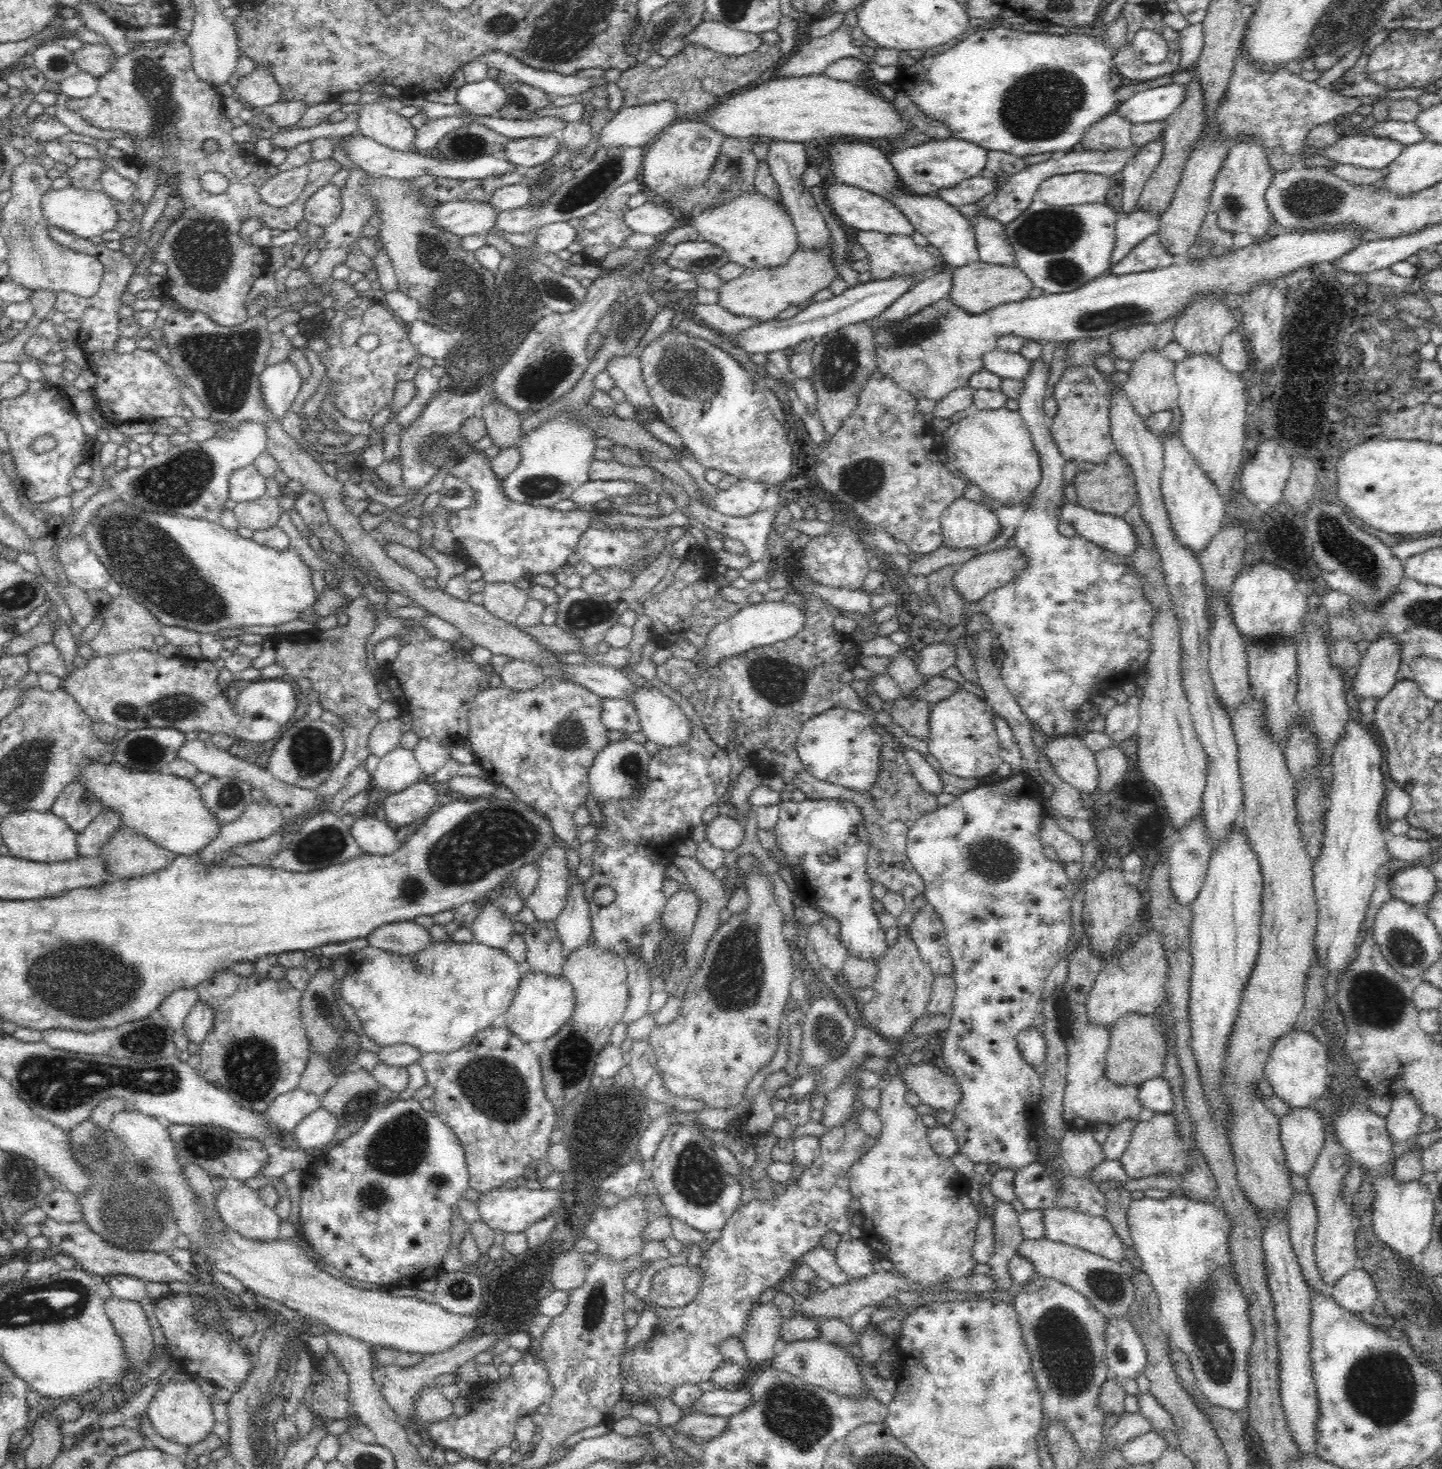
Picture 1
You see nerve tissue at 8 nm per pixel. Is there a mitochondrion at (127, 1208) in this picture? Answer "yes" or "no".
yes

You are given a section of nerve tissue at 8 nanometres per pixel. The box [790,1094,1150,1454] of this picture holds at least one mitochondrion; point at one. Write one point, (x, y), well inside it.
(1066, 1355)

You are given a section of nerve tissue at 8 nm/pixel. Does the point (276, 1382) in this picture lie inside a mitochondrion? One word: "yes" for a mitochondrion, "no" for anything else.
yes

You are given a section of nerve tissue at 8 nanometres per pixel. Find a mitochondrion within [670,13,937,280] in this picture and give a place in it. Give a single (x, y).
(733, 166)

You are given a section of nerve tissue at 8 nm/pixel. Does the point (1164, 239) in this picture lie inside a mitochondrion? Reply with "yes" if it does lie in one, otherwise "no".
no

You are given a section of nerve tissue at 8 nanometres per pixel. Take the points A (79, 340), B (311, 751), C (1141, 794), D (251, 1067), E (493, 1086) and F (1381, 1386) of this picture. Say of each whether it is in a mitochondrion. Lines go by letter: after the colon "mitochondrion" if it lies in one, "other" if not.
A: other
B: mitochondrion
C: other
D: mitochondrion
E: mitochondrion
F: mitochondrion

